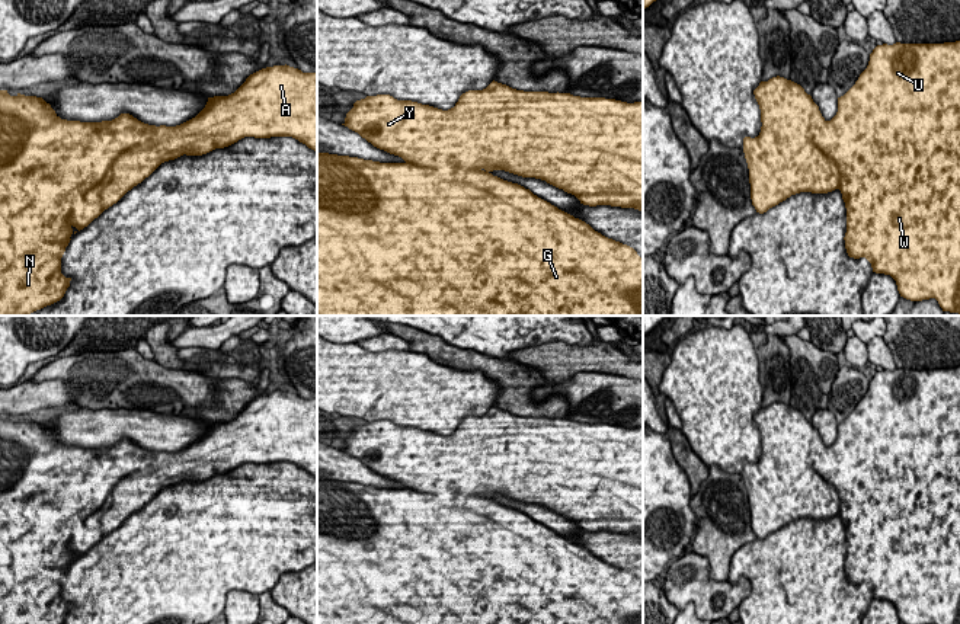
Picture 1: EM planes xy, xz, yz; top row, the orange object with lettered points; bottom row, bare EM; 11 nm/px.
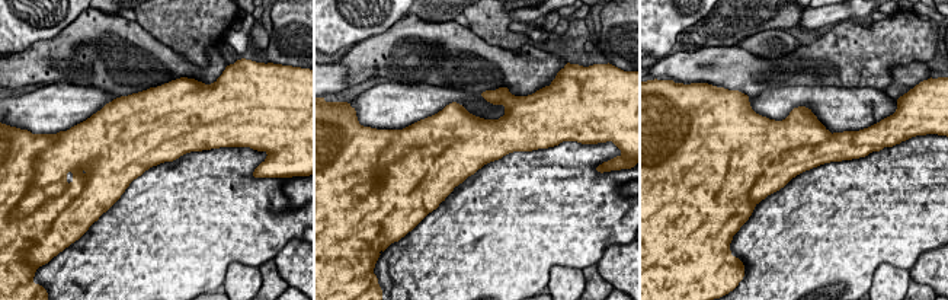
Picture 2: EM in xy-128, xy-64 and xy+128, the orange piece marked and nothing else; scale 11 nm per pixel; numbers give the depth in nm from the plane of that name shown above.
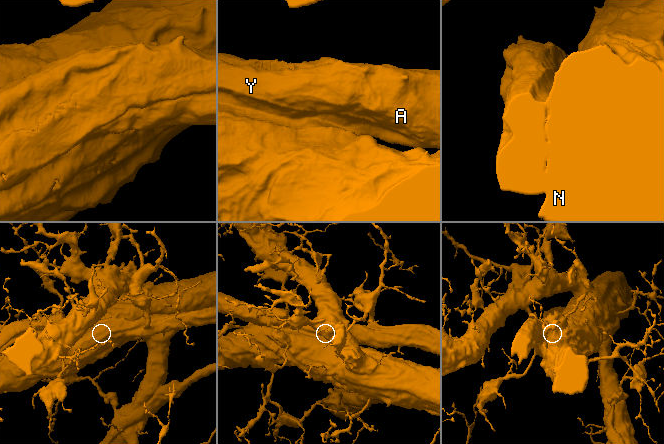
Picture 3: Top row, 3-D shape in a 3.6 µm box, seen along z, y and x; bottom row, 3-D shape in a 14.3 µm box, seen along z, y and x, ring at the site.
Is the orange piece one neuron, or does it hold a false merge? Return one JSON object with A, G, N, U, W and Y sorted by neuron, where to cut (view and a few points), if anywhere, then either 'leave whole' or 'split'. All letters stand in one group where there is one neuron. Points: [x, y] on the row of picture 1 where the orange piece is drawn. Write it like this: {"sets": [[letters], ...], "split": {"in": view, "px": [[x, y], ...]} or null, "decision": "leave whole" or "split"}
{"sets": [["A", "Y"], ["G", "N", "U", "W"]], "split": {"in": "xy", "px": [[147, 128], [144, 141], [76, 197], [70, 226]]}, "decision": "split"}

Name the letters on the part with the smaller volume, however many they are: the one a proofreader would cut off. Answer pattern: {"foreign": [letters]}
{"foreign": ["A", "Y"]}

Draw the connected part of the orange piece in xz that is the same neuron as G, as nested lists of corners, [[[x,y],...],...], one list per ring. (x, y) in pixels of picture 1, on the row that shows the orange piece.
[[[317,153],[317,316],[643,316],[643,259],[529,189],[481,169],[432,169]]]

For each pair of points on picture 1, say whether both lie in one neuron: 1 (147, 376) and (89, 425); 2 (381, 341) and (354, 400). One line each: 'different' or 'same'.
1: different
2: different

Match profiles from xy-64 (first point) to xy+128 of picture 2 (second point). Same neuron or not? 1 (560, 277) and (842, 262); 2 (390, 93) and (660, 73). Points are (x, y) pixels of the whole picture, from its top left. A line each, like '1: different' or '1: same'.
1: different
2: different

